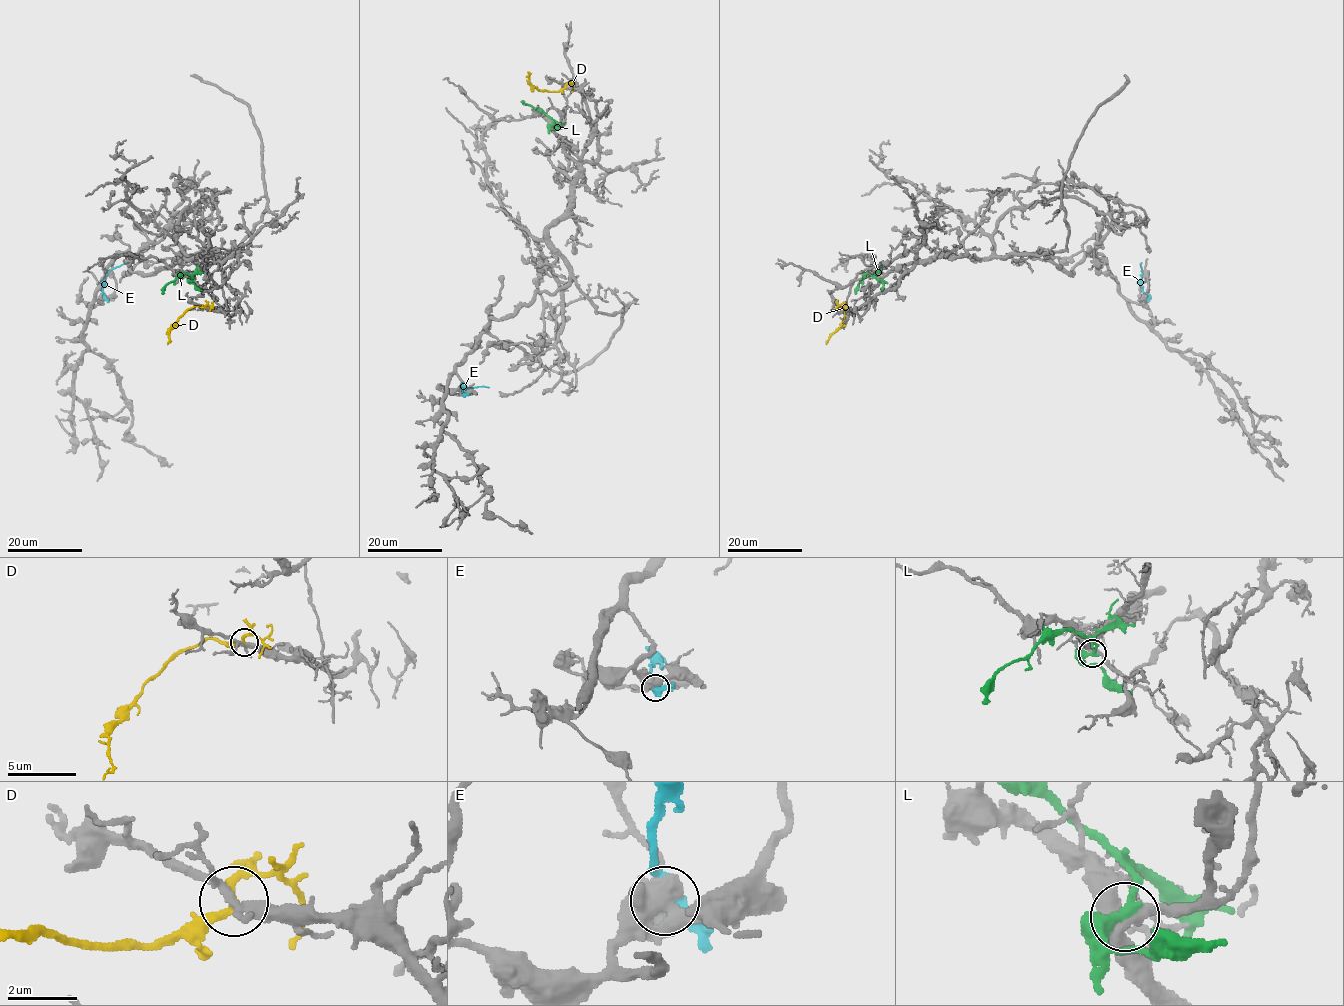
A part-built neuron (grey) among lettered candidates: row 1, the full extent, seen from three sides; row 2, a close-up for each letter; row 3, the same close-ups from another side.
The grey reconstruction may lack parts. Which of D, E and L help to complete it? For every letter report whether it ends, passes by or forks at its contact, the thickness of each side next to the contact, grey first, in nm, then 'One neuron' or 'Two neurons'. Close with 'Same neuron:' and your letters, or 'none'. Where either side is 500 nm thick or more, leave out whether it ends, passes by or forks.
D: It passes by. Thickness 240 nm (grey) against 240 nm. One neuron
E: Thickness 550 nm (grey) against 480 nm. Two neurons
L: It passes by. Thickness 360 nm (grey) against 340 nm. Two neurons
Same neuron: D

